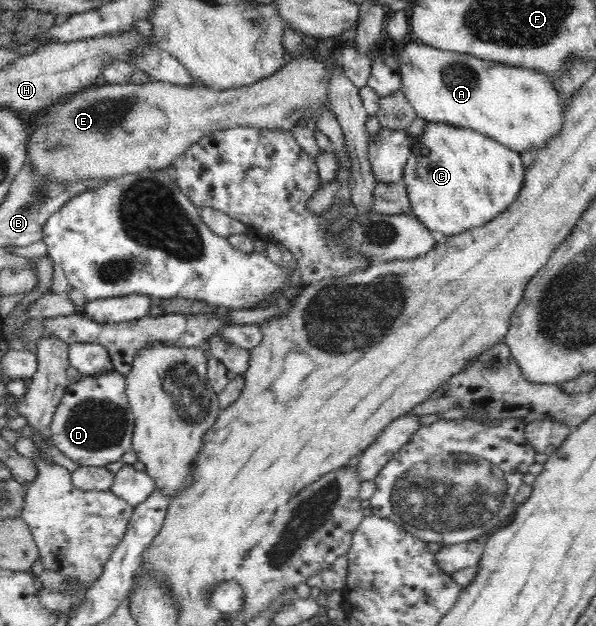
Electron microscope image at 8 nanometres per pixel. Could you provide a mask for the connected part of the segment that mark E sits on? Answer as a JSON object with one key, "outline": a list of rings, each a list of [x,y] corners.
{"outline":[[[289,58],[286,65],[274,73],[240,89],[226,91],[210,90],[205,86],[180,86],[169,82],[150,81],[146,84],[104,85],[97,89],[87,88],[62,103],[43,111],[42,119],[36,123],[38,129],[30,129],[26,164],[32,164],[38,174],[52,182],[78,182],[88,178],[114,178],[143,171],[167,169],[188,147],[196,145],[202,136],[220,131],[228,126],[252,126],[262,129],[282,128],[291,130],[295,125],[315,125],[322,108],[330,108],[329,63],[325,59]]]}

